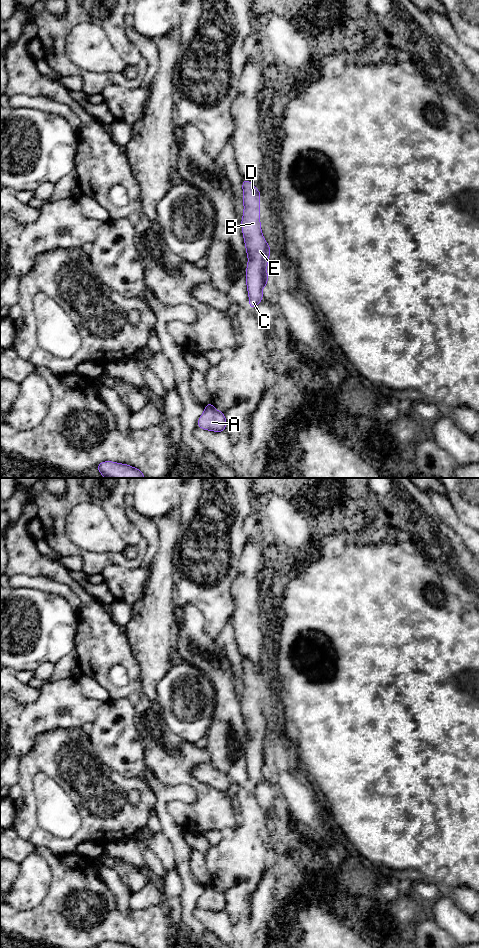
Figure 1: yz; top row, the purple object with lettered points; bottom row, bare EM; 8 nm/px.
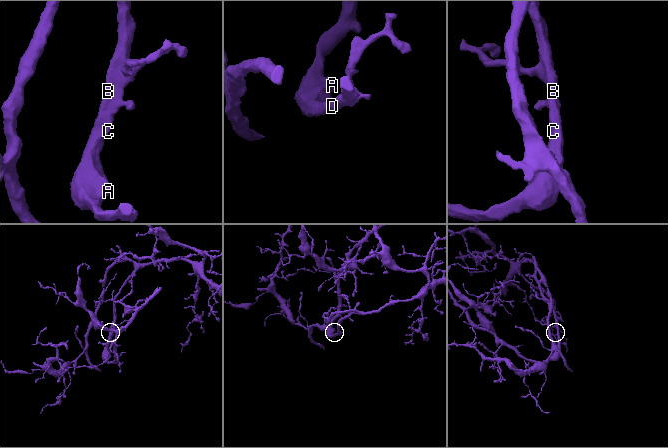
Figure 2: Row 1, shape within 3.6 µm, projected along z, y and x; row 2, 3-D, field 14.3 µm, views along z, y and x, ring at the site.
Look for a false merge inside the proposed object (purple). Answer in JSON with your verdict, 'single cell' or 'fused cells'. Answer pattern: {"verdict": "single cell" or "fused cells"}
{"verdict": "single cell"}

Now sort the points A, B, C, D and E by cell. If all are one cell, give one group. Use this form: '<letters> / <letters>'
A B C D E

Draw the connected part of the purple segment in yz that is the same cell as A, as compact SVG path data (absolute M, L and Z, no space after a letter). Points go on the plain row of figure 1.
M209 882L205 884L205 890L197 900L197 907L207 911L225 912L226 903L225 894L222 891L217 891Z

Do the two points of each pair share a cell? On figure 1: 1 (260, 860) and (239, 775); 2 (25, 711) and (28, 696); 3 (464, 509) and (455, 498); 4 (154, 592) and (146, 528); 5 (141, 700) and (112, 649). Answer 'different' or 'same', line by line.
1: different
2: different
3: same
4: different
5: same

